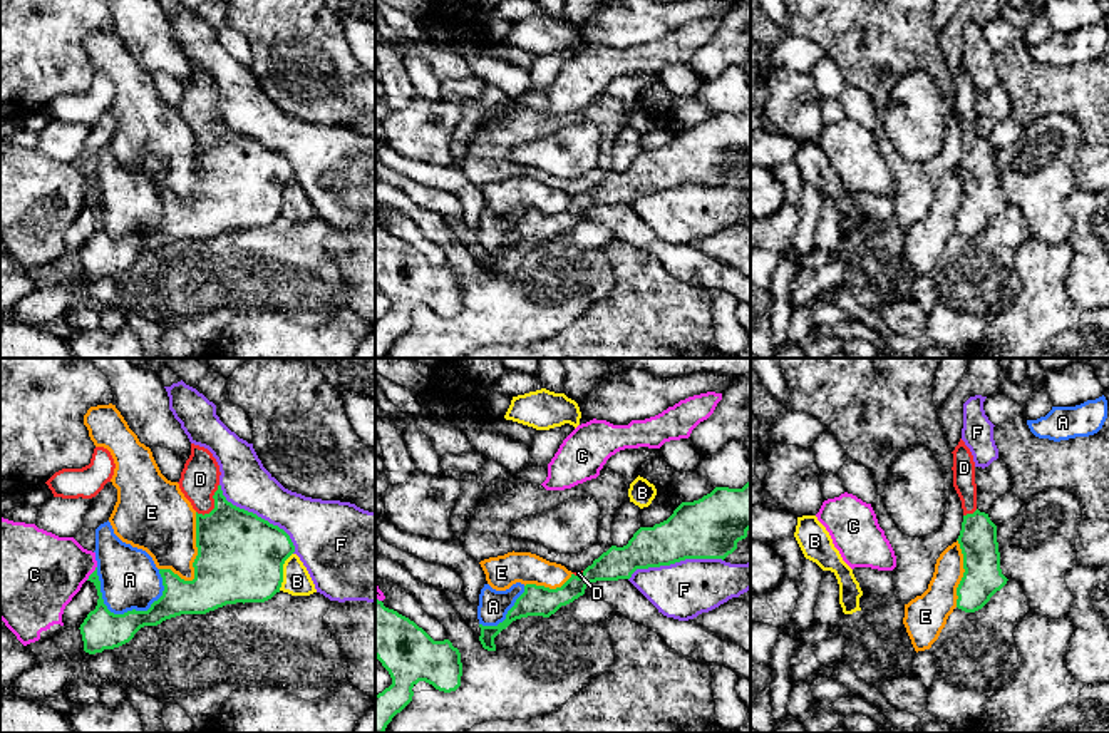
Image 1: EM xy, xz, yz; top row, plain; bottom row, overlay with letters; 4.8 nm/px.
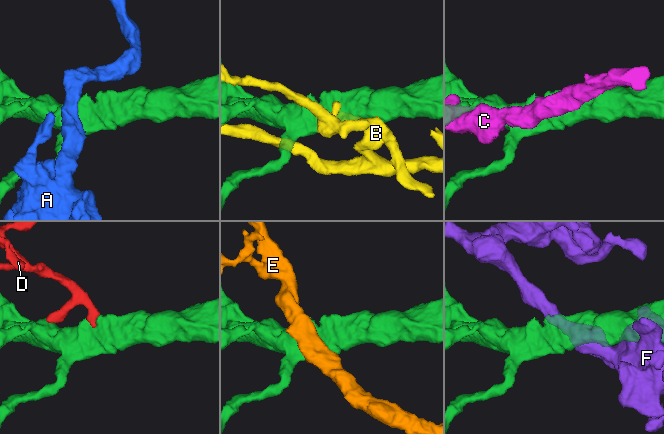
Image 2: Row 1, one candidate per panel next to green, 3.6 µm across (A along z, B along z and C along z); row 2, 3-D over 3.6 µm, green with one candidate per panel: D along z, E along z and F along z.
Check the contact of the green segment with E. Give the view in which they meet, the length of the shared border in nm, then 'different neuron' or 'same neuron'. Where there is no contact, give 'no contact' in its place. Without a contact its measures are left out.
xy | 340 nm | different neuron

